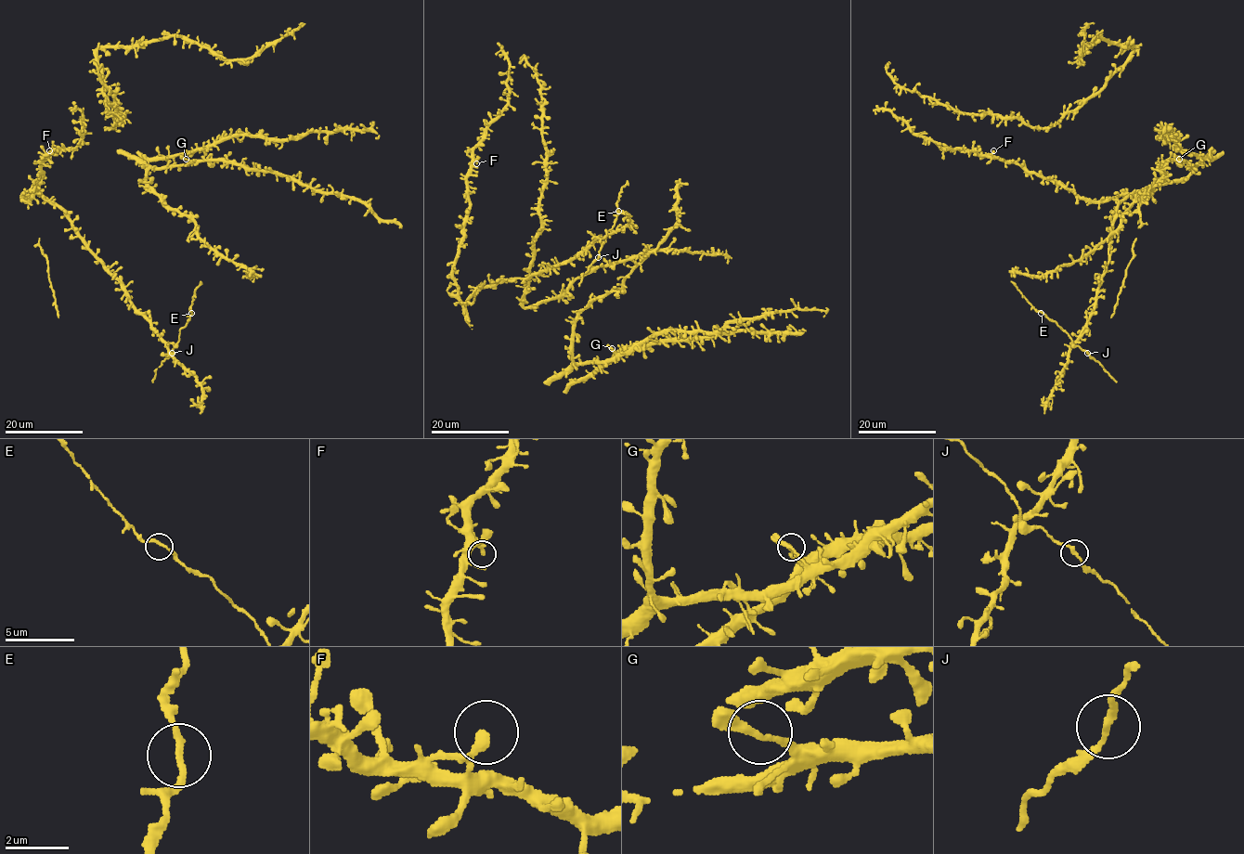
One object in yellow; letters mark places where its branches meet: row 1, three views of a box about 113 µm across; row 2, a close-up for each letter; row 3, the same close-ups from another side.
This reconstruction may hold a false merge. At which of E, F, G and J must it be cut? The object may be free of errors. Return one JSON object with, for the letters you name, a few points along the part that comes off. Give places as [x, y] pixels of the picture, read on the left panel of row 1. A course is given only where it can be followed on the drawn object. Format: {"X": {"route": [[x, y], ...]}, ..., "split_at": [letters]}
{"split_at": []}

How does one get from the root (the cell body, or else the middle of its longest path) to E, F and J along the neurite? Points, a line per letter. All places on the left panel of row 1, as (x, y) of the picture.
E: (54, 206), (61, 209), (84, 246), (119, 281), (128, 301), (168, 343), (179, 340), (180, 330), (191, 313)
F: (54, 206), (39, 194), (32, 194), (26, 200), (37, 187), (42, 175), (40, 162), (49, 150)
J: (54, 206), (61, 209), (84, 246), (119, 281), (128, 301), (168, 343), (174, 344), (172, 353)

